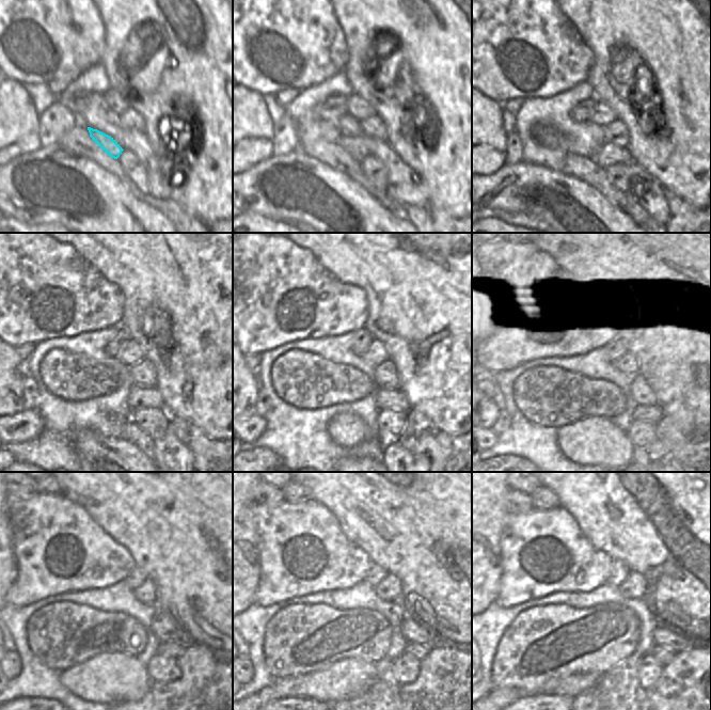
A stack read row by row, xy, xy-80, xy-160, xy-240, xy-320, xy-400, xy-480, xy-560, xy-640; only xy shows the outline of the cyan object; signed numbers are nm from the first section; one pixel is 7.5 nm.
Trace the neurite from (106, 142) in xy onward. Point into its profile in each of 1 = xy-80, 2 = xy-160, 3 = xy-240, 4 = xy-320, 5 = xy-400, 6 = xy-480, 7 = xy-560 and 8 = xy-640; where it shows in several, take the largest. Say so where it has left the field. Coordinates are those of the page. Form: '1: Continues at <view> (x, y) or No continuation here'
1: Continues at xy-80 (356, 147)
2: Continues at xy-160 (611, 154)
3: Continues at xy-240 (139, 397)
4: Continues at xy-320 (385, 399)
5: Continues at xy-400 (651, 412)
6: Continues at xy-480 (174, 649)
7: Continues at xy-560 (420, 651)
8: Continues at xy-640 (663, 655)

